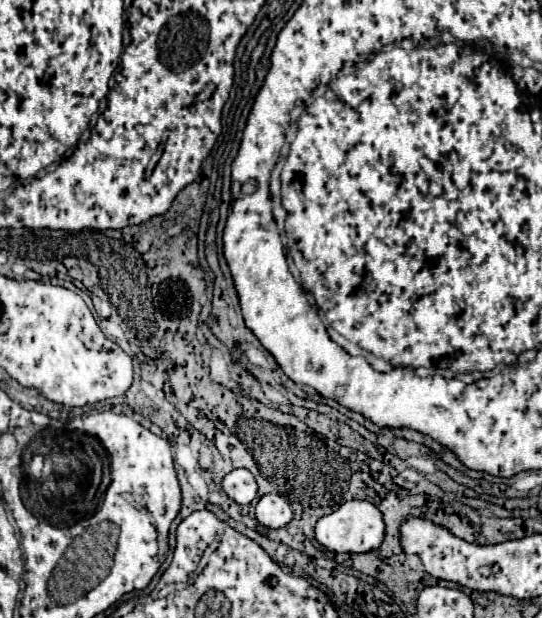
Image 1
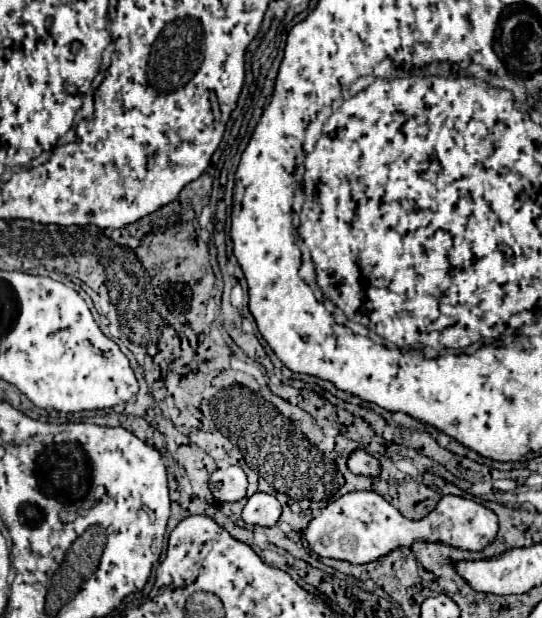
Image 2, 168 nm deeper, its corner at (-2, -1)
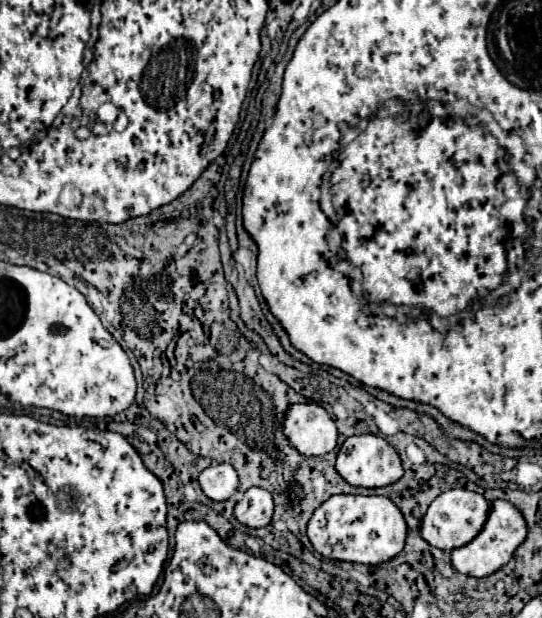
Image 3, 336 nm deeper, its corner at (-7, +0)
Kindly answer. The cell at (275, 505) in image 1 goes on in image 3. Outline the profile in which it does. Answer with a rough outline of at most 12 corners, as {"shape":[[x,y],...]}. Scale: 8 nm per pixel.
{"shape":[[250,487],[234,515],[248,527],[266,527],[274,499],[266,489]]}

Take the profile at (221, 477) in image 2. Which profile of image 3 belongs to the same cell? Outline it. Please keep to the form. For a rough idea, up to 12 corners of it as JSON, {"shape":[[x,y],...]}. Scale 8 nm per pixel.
{"shape":[[228,463],[200,473],[200,487],[212,501],[226,501],[240,479]]}

